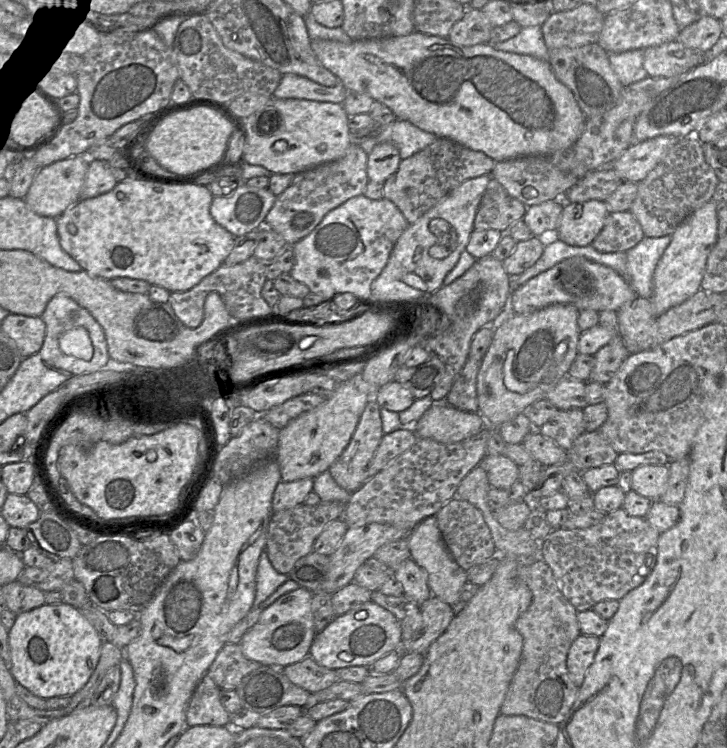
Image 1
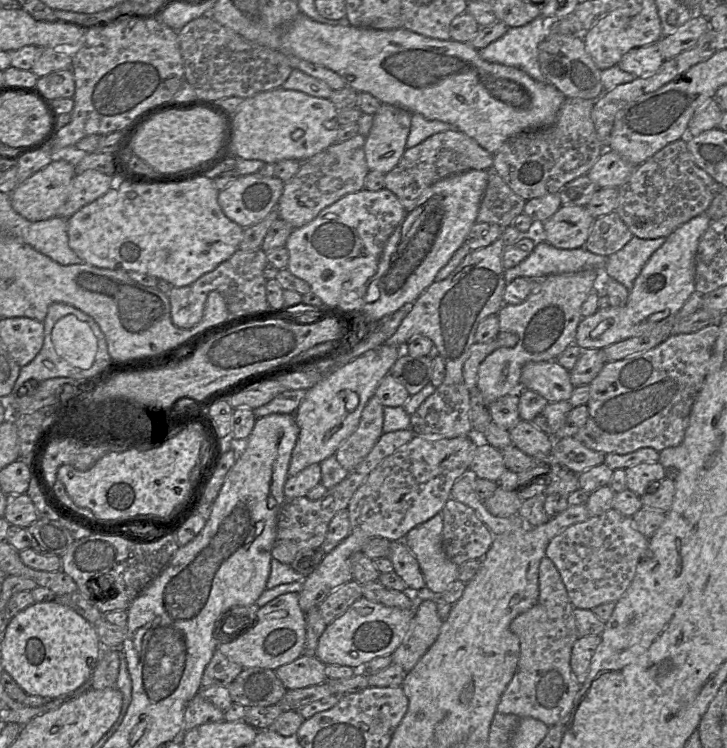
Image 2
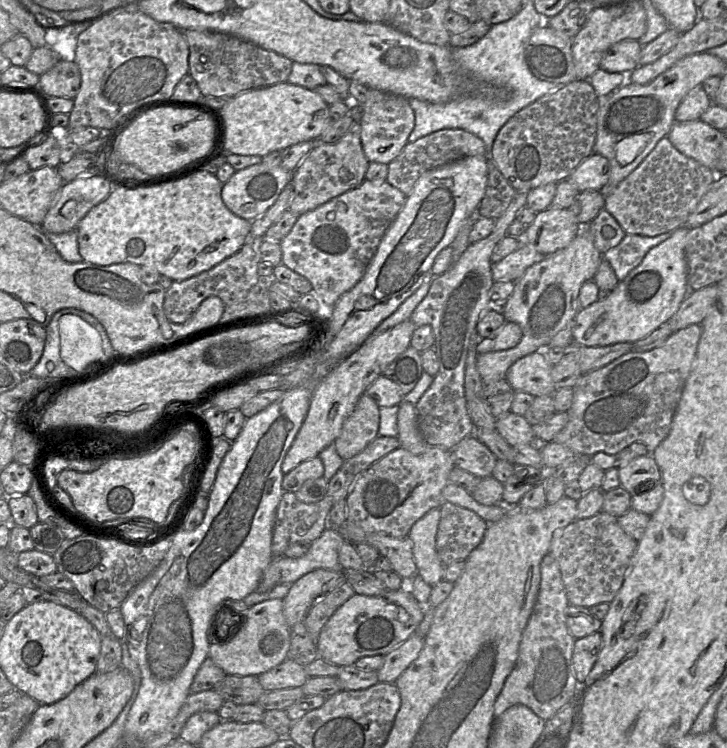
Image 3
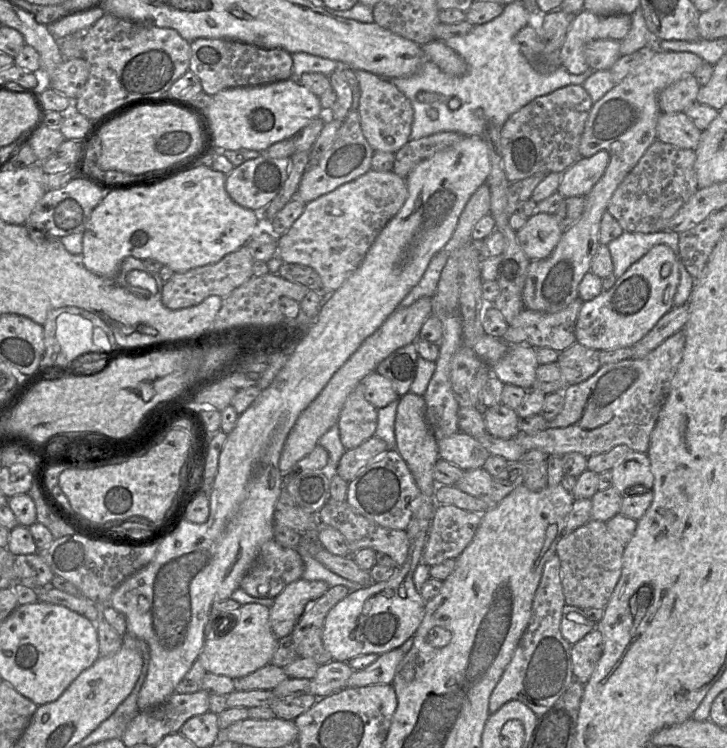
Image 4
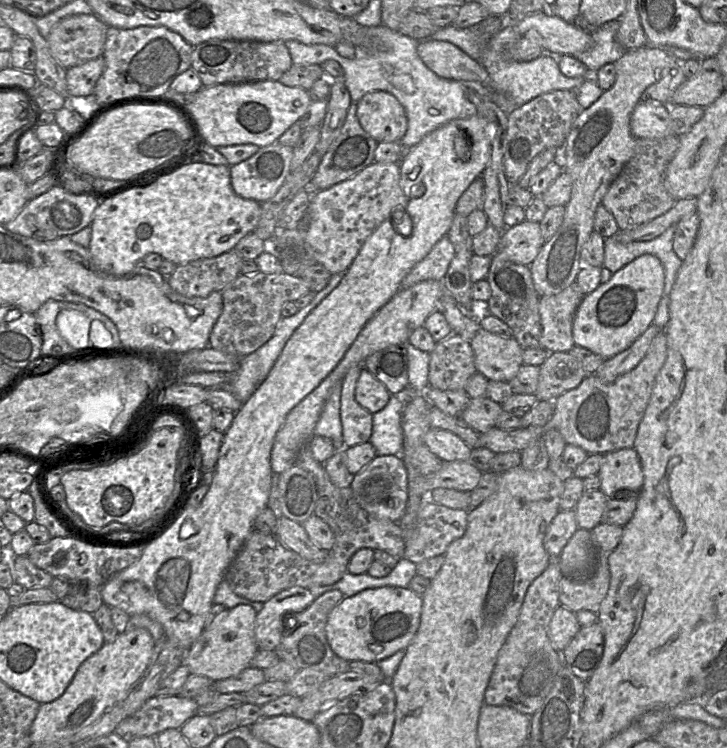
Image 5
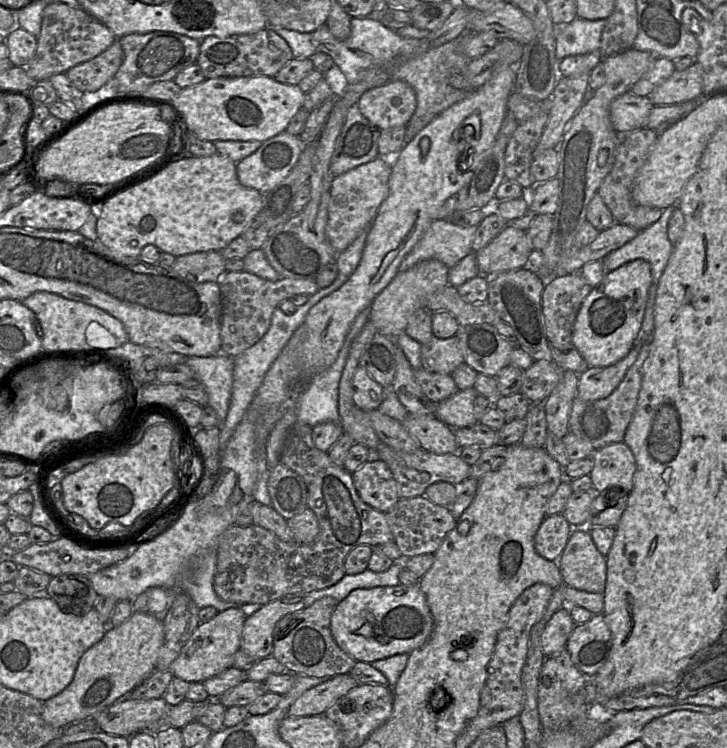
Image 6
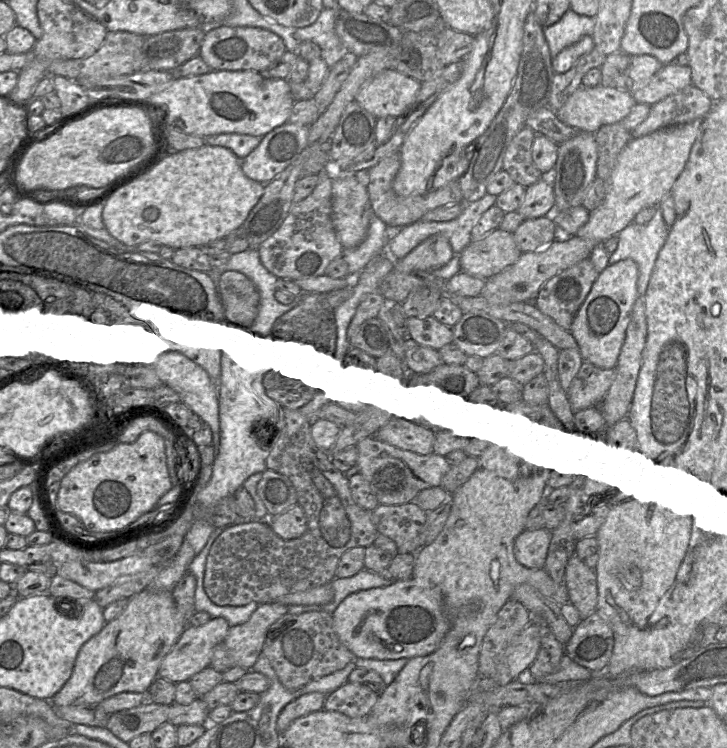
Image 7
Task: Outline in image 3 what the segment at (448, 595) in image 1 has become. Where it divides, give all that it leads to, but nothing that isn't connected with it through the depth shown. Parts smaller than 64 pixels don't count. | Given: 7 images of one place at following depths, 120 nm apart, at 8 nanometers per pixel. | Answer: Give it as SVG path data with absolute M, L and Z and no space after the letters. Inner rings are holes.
M440 508L433 509L413 525L408 535L413 542L417 574L431 587L444 579L447 567L440 561L436 549L440 520Z

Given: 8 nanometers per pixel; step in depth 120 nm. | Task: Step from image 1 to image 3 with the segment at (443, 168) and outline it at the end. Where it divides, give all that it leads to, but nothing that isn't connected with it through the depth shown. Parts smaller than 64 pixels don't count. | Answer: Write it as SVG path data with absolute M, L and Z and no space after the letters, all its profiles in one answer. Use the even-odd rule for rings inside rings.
M442 129L415 142L408 142L400 154L388 164L386 181L408 197L424 173L469 156L488 156L484 142L462 129Z

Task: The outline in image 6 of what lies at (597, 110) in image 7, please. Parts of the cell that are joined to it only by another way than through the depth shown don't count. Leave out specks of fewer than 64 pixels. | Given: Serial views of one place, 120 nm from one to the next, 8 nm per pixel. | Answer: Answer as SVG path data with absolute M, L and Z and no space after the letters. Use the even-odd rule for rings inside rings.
M627 92L617 97L610 105L610 119L615 131L628 131L646 127L654 105L648 97Z

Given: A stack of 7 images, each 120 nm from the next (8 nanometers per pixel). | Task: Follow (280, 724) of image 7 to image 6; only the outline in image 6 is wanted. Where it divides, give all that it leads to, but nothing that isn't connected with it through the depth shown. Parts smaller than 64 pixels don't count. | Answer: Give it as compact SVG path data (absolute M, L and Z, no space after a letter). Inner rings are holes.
M350 674L336 675L305 691L289 708L288 716L321 715L339 698L358 685Z

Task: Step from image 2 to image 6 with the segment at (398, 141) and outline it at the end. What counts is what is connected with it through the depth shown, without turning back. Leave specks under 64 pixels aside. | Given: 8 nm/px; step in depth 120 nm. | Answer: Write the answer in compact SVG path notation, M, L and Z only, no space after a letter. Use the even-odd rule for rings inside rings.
M389 80L364 92L357 105L379 130L406 126L416 109L416 94L408 83Z

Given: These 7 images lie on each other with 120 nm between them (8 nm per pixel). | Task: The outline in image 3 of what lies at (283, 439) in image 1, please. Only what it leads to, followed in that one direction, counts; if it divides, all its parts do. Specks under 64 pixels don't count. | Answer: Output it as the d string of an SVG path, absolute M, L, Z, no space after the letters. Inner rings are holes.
M408 319L379 336L370 335L357 350L335 365L316 385L307 415L282 463L283 474L289 473L300 463L319 456L324 448L334 443L341 434L345 420L366 389L410 346L415 329L415 324Z

